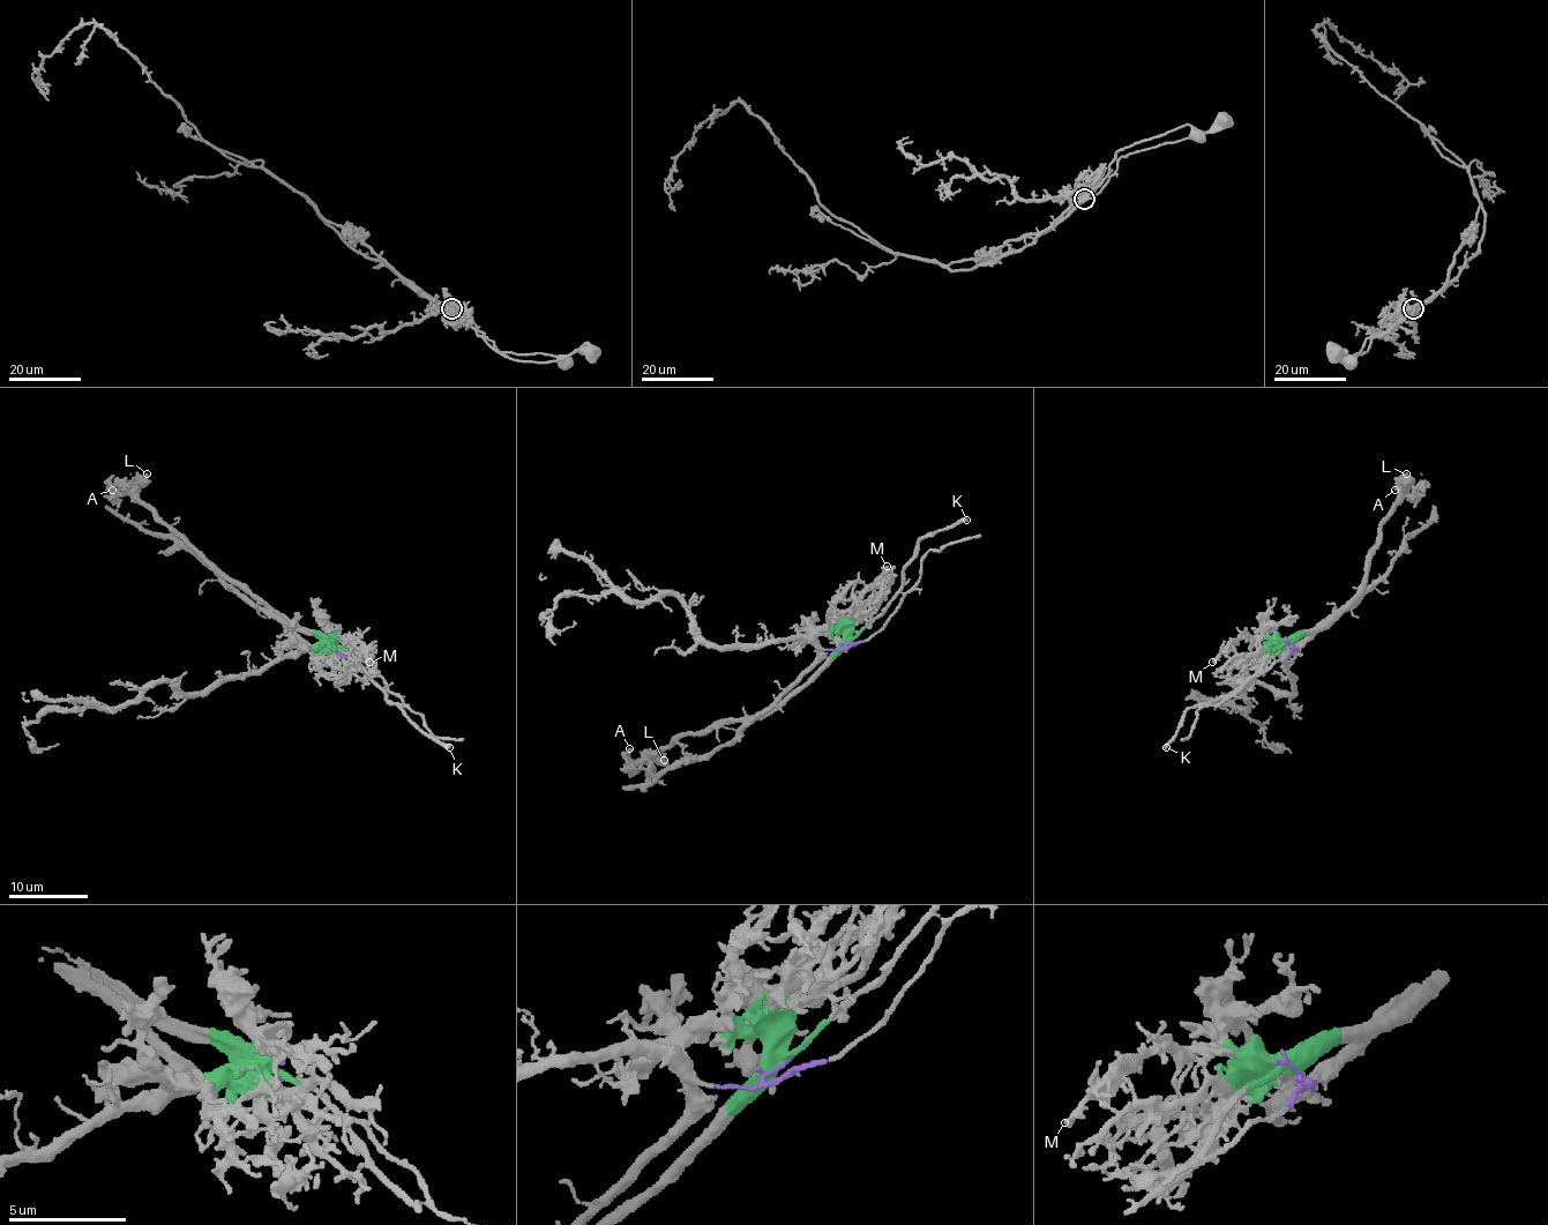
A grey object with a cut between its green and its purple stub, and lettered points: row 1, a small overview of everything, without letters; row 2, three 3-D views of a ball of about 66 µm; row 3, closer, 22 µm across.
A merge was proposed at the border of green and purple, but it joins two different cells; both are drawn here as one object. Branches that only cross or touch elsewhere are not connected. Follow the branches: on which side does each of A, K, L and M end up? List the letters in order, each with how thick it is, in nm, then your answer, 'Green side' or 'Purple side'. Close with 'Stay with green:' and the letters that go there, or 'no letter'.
A: Thickness 240 nm. Green side
K: Thickness 360 nm. Green side
L: Thickness 480 nm. Green side
M: Thickness 360 nm. Green side
Stay with green: A, K, L, M

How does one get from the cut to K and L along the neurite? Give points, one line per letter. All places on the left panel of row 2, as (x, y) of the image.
K: (330, 642), (346, 648), (383, 689), (383, 696), (424, 732), (449, 748)
L: (330, 642), (304, 634), (208, 566), (139, 499), (136, 483), (147, 472)

